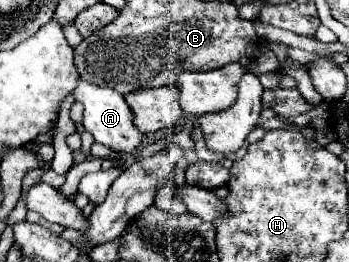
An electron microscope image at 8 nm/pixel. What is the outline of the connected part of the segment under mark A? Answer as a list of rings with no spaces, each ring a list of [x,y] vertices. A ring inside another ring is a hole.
[[[79,79],[77,87],[75,87],[75,97],[77,101],[83,103],[85,107],[85,113],[83,113],[83,127],[95,137],[97,143],[117,151],[117,153],[137,153],[143,145],[143,137],[145,133],[141,133],[137,127],[135,127],[135,117],[131,113],[131,107],[127,105],[125,97],[121,93],[117,93],[115,89],[109,89],[109,87],[97,87],[97,85],[91,85],[83,79]]]

